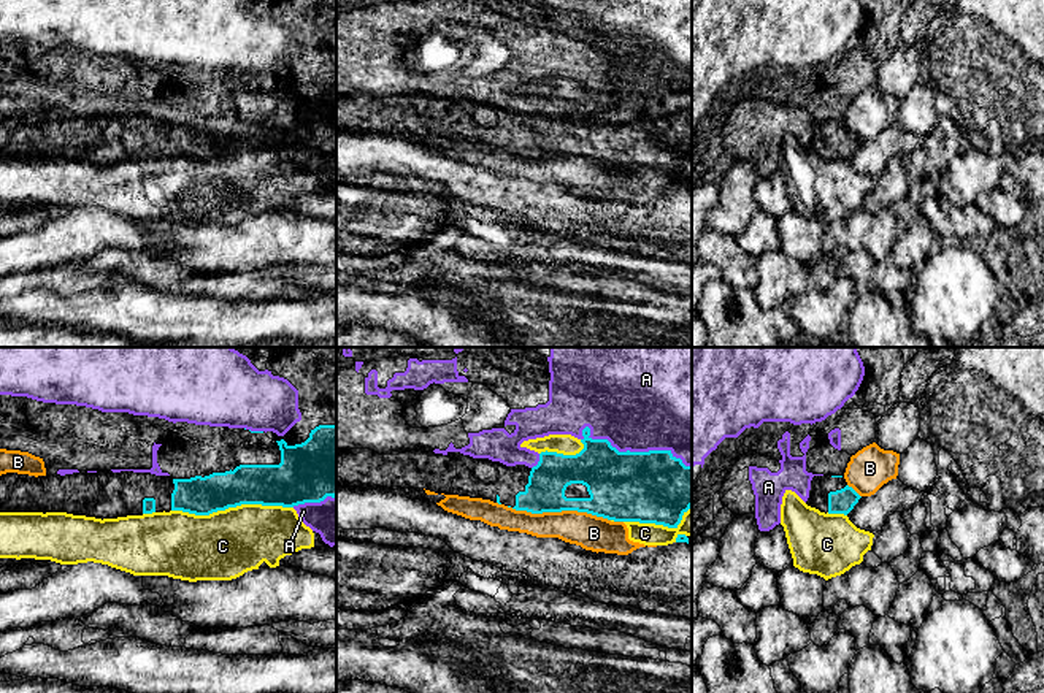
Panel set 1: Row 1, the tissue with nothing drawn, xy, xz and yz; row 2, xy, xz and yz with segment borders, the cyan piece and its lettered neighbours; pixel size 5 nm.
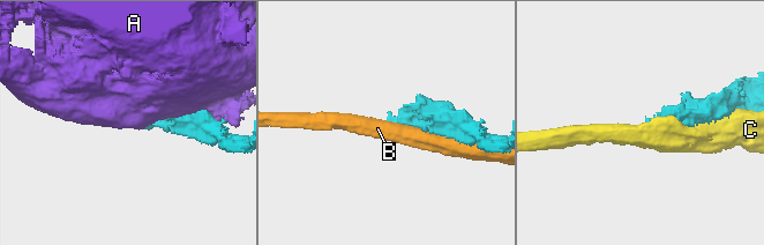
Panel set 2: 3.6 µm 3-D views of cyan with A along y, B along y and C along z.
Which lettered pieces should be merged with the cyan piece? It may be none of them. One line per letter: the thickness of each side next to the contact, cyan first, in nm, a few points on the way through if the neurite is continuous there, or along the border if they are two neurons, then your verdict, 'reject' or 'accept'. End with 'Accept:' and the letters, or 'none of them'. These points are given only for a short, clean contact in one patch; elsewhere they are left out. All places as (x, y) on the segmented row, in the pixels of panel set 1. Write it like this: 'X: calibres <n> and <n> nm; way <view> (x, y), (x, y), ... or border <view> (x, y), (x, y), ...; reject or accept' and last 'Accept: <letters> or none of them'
A: calibres 360 and 480 nm; reject
B: calibres 200 and 180 nm; reject
C: calibres 200 and 340 nm; reject
Accept: none of them

